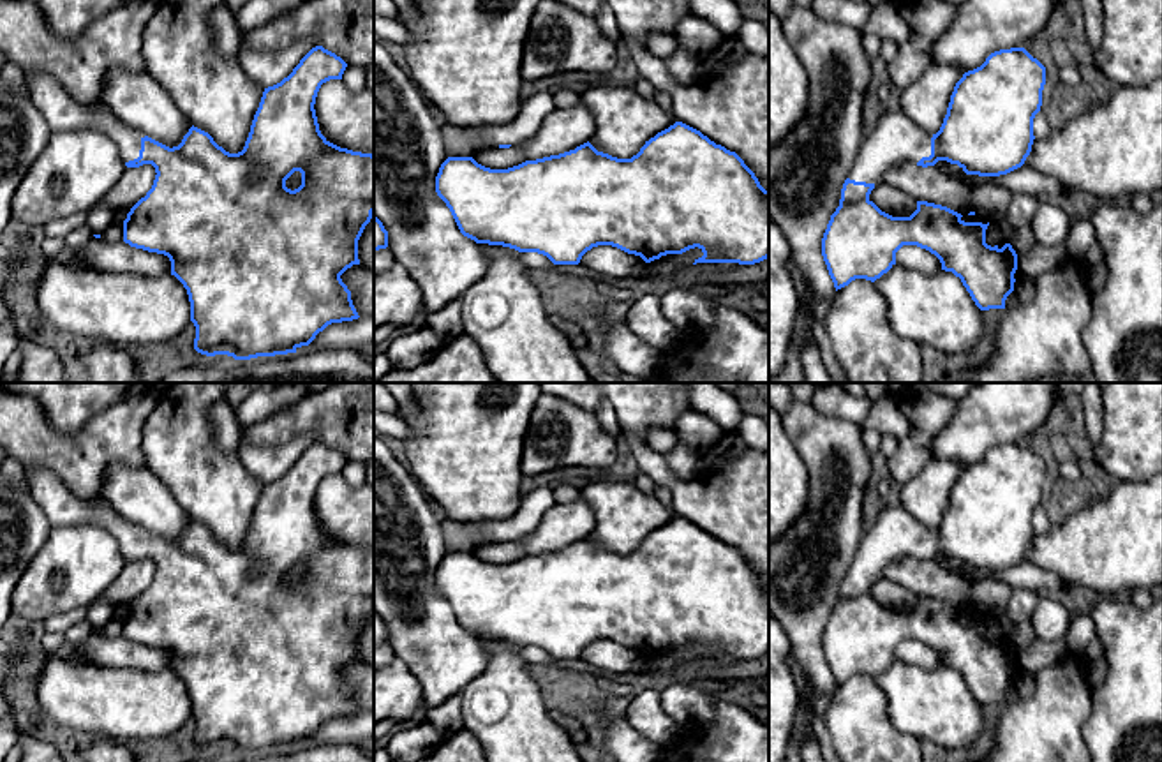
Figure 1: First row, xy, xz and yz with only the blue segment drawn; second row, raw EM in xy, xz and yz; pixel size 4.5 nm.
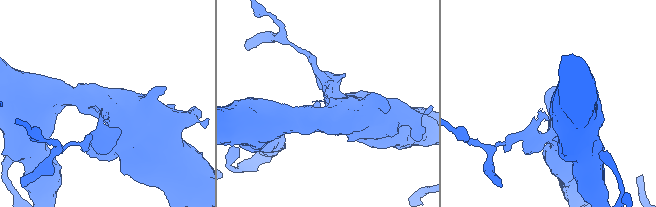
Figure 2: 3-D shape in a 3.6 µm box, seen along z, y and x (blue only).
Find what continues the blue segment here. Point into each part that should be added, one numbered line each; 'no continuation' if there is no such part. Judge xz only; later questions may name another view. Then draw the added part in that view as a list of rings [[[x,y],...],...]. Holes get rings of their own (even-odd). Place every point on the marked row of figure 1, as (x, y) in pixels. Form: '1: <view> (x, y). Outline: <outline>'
1: xz (457, 141). Outline: [[[536,92],[522,101],[518,115],[503,125],[490,125],[480,129],[458,129],[443,123],[443,145],[448,157],[467,157],[476,146],[518,146],[531,139],[543,120],[555,109],[554,95],[548,92]]]

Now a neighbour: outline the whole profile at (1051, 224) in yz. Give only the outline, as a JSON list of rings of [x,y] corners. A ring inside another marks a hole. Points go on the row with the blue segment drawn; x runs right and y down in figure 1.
[[[1046,199],[1039,205],[1030,226],[1037,245],[1054,247],[1069,240],[1072,212],[1063,199]]]

